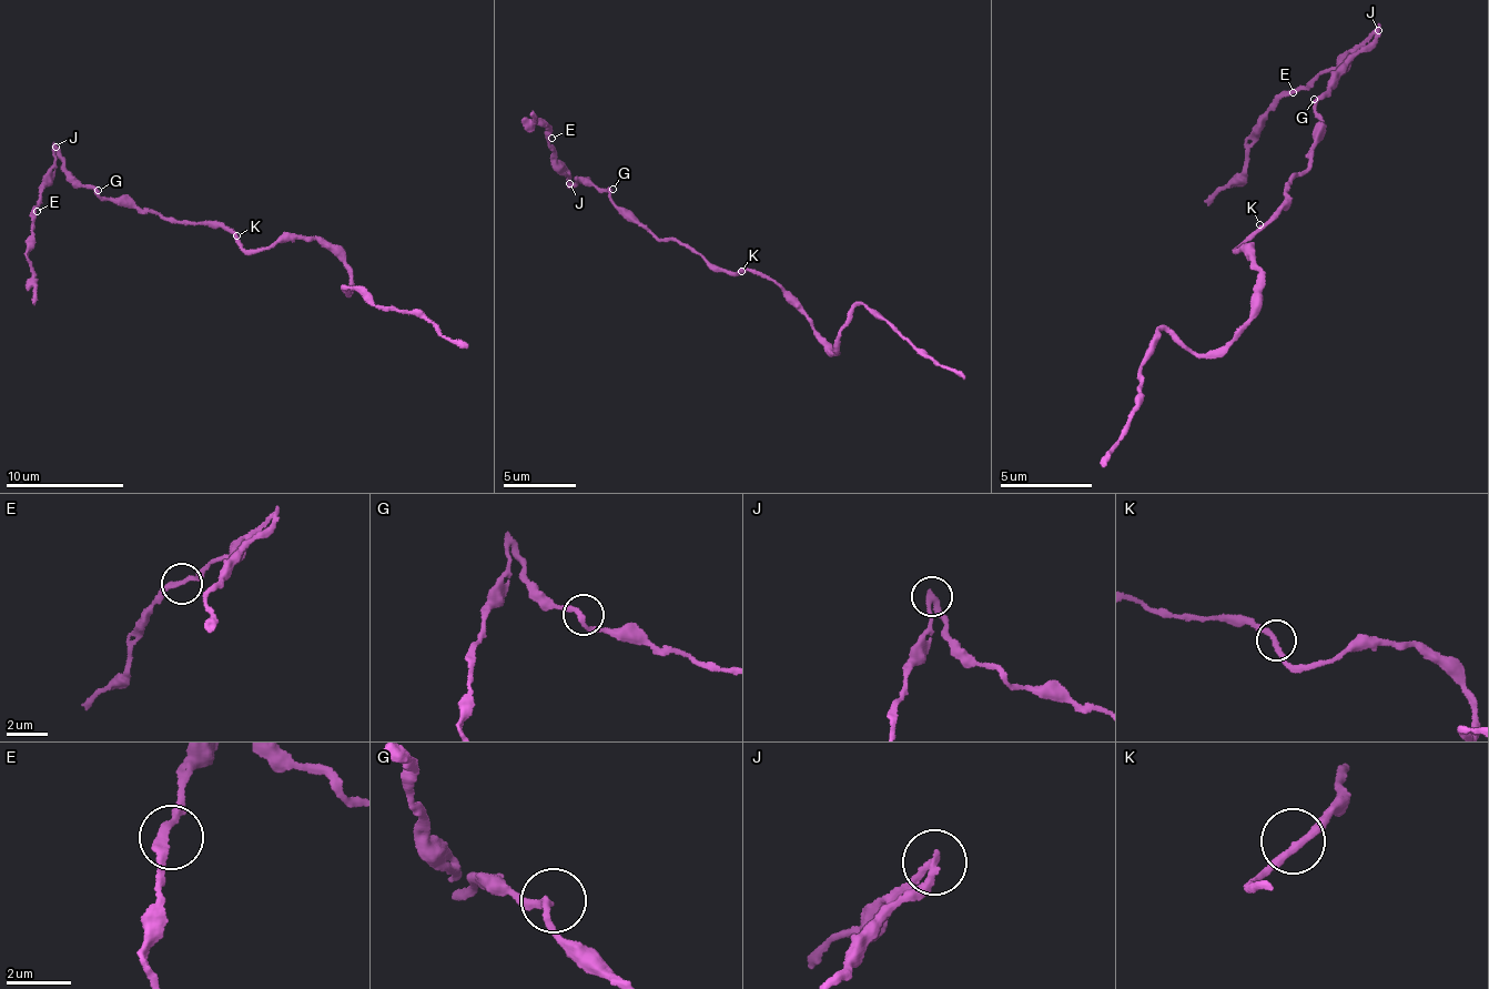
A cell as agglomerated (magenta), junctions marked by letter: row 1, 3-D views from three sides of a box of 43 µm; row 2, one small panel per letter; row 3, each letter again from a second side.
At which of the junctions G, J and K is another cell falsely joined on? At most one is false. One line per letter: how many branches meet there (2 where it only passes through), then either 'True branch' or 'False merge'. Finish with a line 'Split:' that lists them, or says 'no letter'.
G: Branches: 2. True branch
J: Branches: 2. False merge
K: Branches: 2. True branch
Split: J

